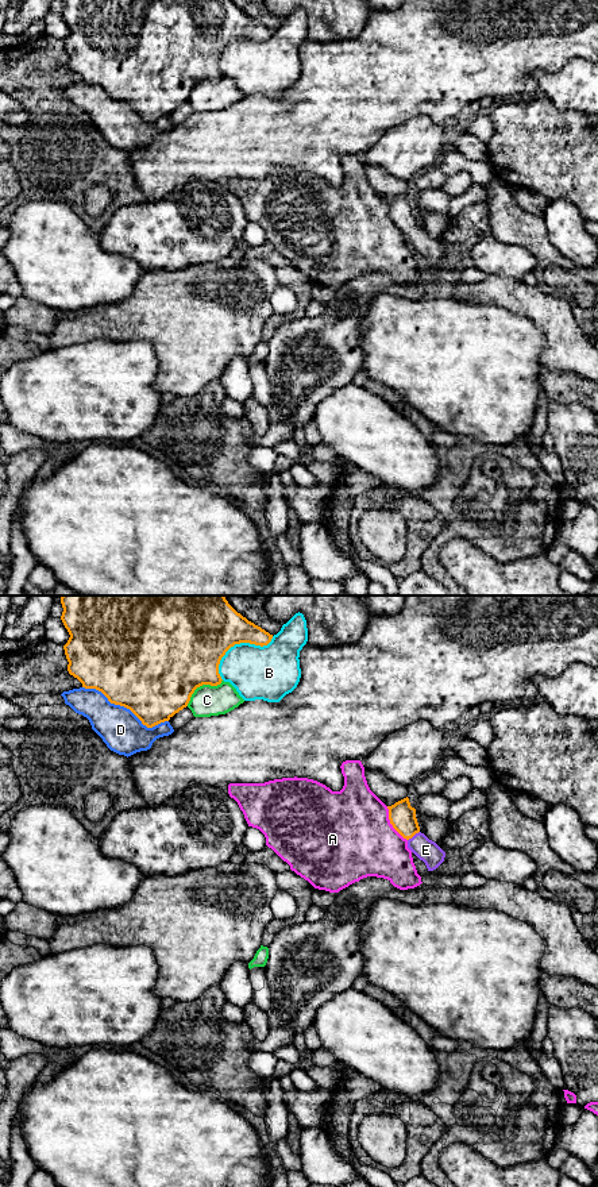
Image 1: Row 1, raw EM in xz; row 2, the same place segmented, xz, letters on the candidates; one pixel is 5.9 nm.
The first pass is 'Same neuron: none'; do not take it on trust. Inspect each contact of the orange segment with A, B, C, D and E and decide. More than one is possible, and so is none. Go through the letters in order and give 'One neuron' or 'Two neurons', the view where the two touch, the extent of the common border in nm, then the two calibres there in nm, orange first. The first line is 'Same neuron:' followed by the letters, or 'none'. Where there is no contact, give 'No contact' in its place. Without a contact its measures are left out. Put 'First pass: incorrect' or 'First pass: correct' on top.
First pass: incorrect
Same neuron: E
A: Two neurons. Touches orange in xz. Shared border 240 nm. Thickness 160 nm (orange) against 500 nm
B: Two neurons. Touches orange in xz. Shared border 400 nm. Thickness 400 nm (orange) against 320 nm
C: Two neurons. Touches orange in xz. Shared border 260 nm. Thickness 500 nm (orange) against 180 nm
D: Two neurons. Touches orange in xz. Shared border 550 nm. Thickness 500 nm (orange) against 240 nm
E: One neuron. Touches orange in xz. Shared border 90 nm. Thickness 160 nm (orange) against 140 nm

